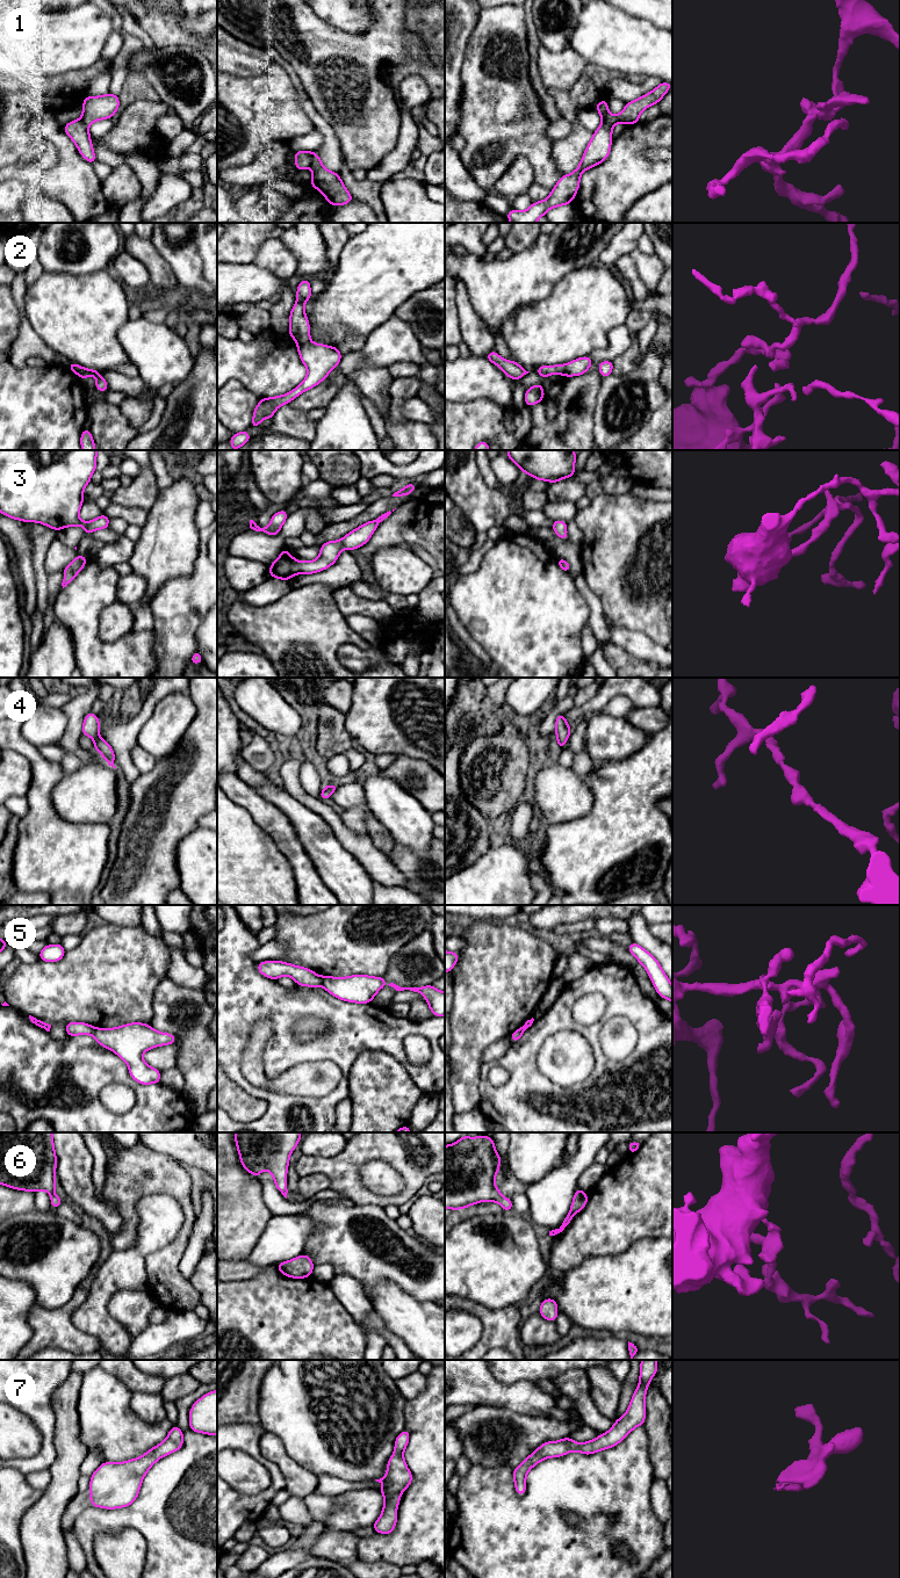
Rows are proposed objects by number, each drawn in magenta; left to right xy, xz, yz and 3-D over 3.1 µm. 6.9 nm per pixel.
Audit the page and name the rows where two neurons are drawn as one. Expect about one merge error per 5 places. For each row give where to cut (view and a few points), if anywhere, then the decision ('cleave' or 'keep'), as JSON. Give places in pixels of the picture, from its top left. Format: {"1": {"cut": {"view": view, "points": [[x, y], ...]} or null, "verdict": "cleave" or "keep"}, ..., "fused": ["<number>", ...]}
{"1": {"cut": {"view": "xz", "points": [[314, 152], [310, 165]]}, "verdict": "cleave"}, "2": {"cut": {"view": "xz", "points": [[309, 340], [297, 345]]}, "verdict": "cleave"}, "3": {"cut": null, "verdict": "keep"}, "4": {"cut": null, "verdict": "keep"}, "5": {"cut": {"view": "xz", "points": [[319, 976], [322, 984]]}, "verdict": "cleave"}, "6": {"cut": null, "verdict": "keep"}, "7": {"cut": null, "verdict": "keep"}, "fused": ["1", "2", "5"]}

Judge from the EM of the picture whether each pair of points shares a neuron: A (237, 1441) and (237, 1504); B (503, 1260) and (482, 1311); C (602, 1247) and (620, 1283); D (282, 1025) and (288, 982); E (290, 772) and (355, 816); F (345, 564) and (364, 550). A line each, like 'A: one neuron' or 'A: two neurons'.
A: one neuron
B: two neurons
C: two neurons
D: two neurons
E: two neurons
F: two neurons

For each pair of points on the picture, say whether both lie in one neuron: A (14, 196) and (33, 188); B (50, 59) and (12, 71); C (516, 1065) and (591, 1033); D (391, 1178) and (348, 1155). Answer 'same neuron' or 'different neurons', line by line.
A: same neuron
B: different neurons
C: same neuron
D: different neurons

